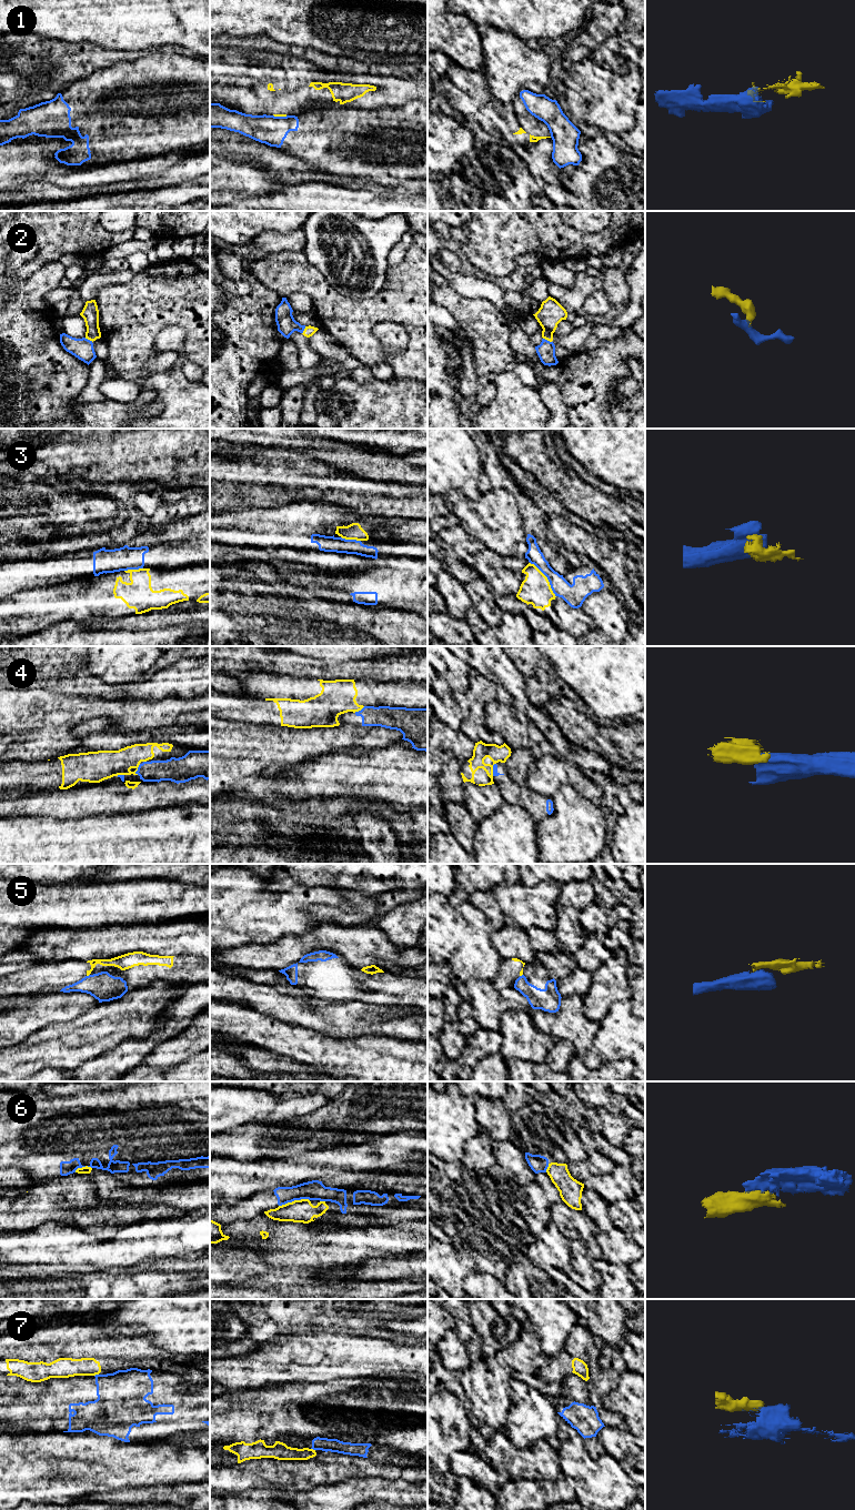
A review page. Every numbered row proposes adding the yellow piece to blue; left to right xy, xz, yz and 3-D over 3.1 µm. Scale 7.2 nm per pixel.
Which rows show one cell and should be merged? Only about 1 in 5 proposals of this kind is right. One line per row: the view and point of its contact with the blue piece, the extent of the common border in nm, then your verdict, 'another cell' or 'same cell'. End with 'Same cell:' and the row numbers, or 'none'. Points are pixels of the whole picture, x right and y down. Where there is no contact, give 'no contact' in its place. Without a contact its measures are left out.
1: contact xz (280, 117); length 100 nm; another cell
2: contact yz (546, 340); length 70 nm; same cell
3: contact yz (547, 579); length 320 nm; another cell
4: contact xy (138, 769); length 90 nm; another cell
5: contact xy (89, 975); length 30 nm; another cell
6: contact xz (293, 1200); length 220 nm; another cell
7: contact xy (96, 1375); length 40 nm; another cell
Same cell: 2

